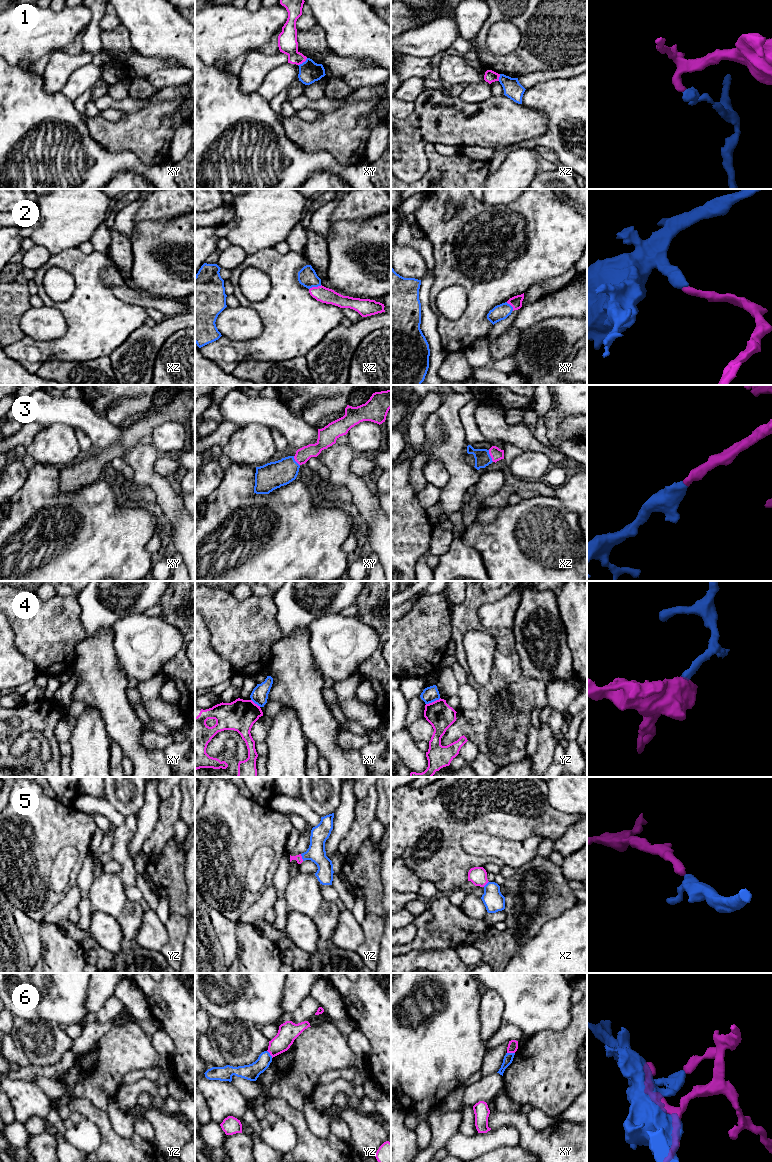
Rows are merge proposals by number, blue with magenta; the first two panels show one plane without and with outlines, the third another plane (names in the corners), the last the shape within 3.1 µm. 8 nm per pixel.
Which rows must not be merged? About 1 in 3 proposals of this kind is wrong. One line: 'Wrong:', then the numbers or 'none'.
Wrong: 1, 4, 6

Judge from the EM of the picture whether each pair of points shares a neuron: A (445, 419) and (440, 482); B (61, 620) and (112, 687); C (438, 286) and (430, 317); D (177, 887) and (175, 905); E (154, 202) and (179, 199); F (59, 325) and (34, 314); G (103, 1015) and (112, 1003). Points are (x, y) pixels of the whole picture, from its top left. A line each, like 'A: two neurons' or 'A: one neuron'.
A: two neurons
B: two neurons
C: two neurons
D: one neuron
E: one neuron
F: one neuron
G: one neuron

